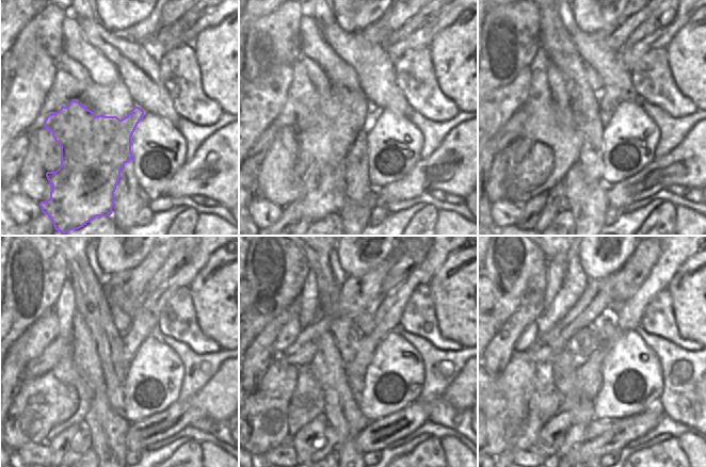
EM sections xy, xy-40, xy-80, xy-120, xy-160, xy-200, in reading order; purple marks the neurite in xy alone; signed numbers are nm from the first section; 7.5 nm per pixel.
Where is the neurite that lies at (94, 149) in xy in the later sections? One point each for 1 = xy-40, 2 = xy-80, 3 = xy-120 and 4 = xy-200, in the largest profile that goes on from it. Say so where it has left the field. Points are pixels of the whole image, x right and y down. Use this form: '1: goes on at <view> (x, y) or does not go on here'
1: goes on at xy-40 (324, 142)
2: goes on at xy-80 (558, 142)
3: goes on at xy-120 (69, 405)
4: goes on at xy-200 (547, 401)

